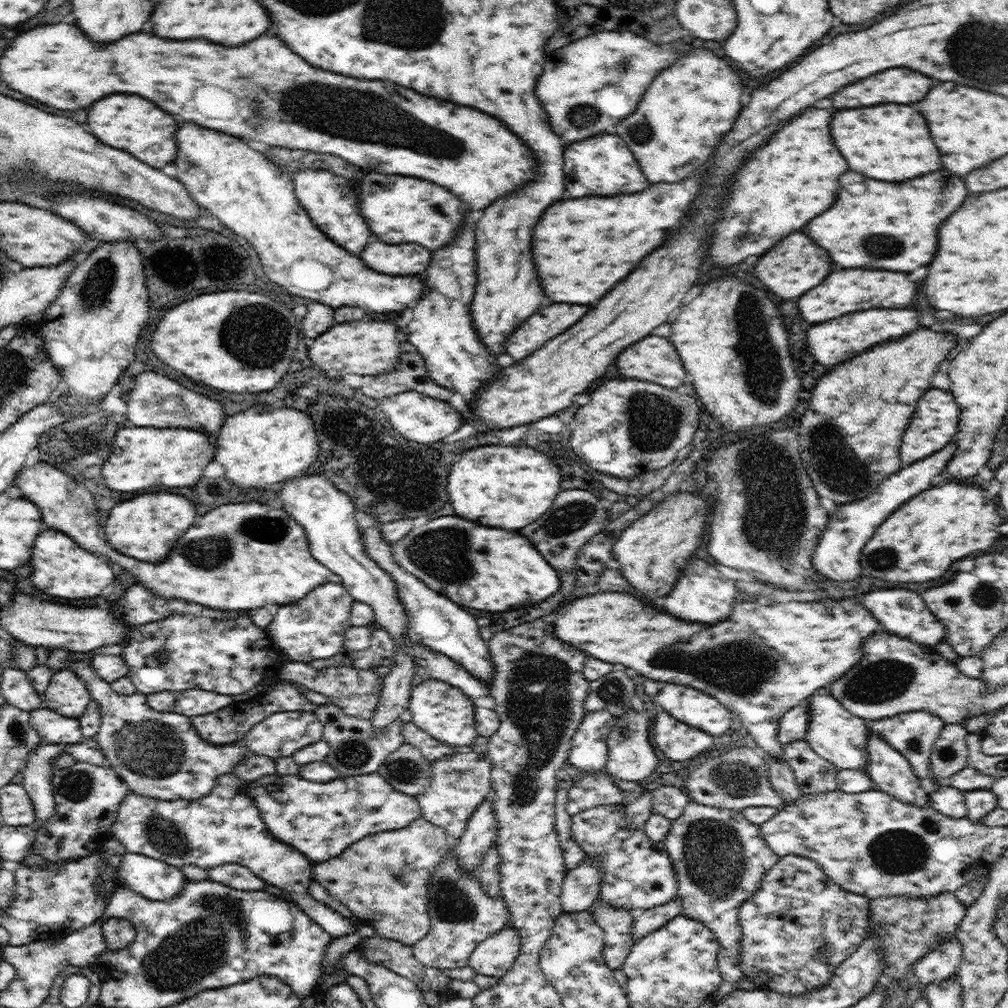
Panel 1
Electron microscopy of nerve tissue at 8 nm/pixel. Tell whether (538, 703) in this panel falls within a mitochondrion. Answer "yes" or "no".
yes

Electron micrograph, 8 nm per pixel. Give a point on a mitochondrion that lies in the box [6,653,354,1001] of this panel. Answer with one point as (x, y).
(184, 958)

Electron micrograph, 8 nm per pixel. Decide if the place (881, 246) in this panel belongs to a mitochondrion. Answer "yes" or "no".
yes

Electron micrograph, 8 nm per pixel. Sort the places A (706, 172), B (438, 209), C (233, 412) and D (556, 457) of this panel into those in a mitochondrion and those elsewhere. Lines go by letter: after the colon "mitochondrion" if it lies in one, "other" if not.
A: other
B: other
C: other
D: other

